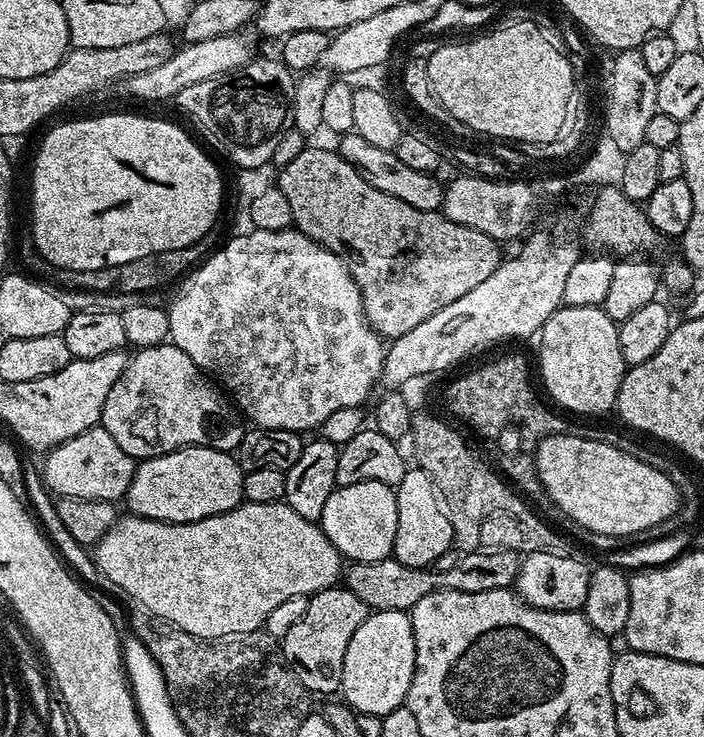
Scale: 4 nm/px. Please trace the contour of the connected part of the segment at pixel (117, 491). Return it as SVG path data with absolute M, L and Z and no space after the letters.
M97 426L62 442L43 457L42 473L48 491L57 497L120 502L127 497L137 461L102 427Z

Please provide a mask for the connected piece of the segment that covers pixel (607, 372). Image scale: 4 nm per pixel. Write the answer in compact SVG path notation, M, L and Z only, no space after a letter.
M561 306L540 328L538 339L540 339L540 376L544 379L544 388L561 404L564 408L569 408L572 412L581 412L584 416L600 416L603 412L611 413L616 406L618 390L622 386L622 378L626 371L626 365L622 358L622 346L618 346L618 334L620 329L617 321L609 318L600 306Z

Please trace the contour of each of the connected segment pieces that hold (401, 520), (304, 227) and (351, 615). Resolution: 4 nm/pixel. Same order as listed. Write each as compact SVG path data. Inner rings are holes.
M412 466L394 491L398 506L398 534L394 534L392 556L402 562L402 566L411 568L435 565L436 560L442 558L442 554L453 551L454 541L450 518L444 512L432 480L419 466Z
M306 146L298 158L286 162L286 166L279 169L278 175L278 187L290 201L295 231L306 234L333 252L348 267L362 294L368 325L389 341L421 325L426 318L457 301L474 286L481 285L501 264L501 245L494 238L482 234L482 230L448 220L439 211L414 210L410 202L374 190L374 186L370 186L370 182L366 182L350 162L341 158L339 151Z
M343 586L327 588L308 597L306 614L302 614L302 618L298 618L298 622L294 622L294 626L290 626L290 630L286 630L282 637L282 651L288 667L309 692L319 694L341 691L346 646L350 646L354 630L366 622L369 611L366 602L362 602L358 594Z

